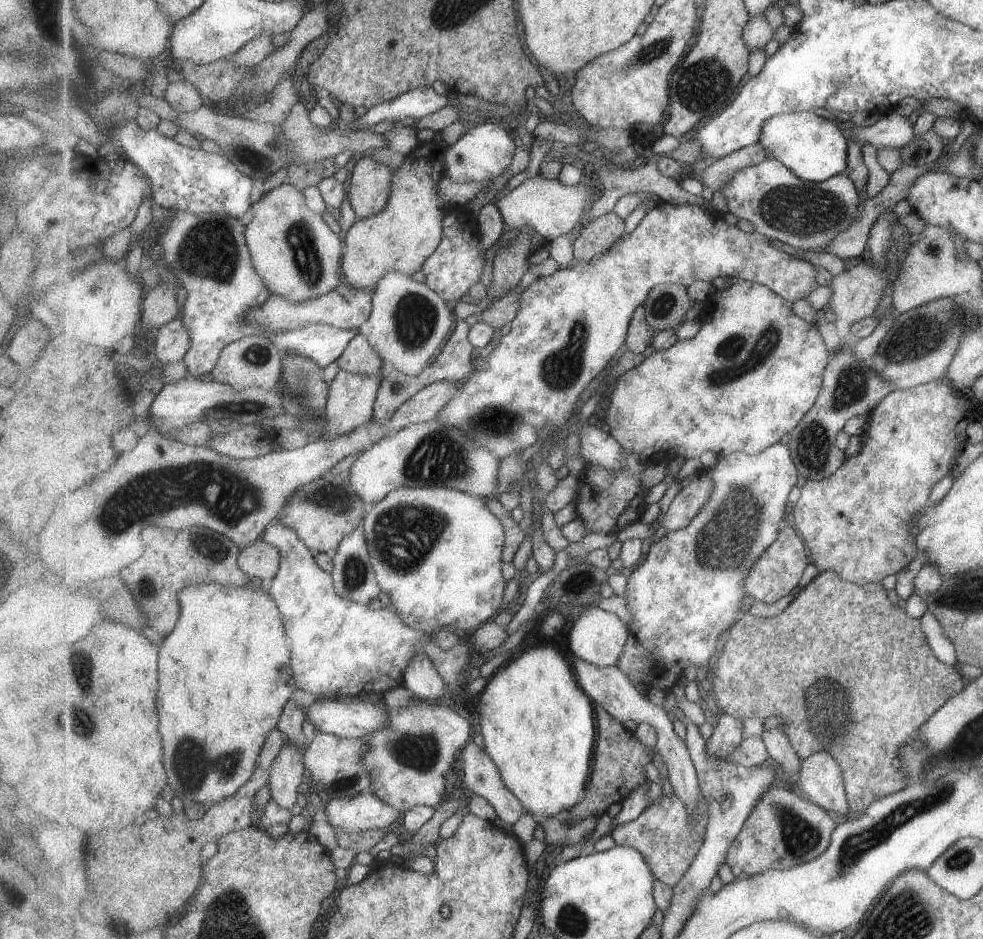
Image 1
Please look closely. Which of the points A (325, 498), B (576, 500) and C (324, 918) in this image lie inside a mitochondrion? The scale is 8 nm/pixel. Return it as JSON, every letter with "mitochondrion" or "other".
{"A":"mitochondrion","B":"other","C":"other"}

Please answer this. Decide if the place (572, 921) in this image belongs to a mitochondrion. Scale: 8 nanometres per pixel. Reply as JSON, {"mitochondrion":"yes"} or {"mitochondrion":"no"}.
{"mitochondrion":"yes"}

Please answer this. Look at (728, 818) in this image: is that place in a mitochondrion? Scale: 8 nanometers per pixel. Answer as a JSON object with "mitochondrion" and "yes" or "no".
{"mitochondrion":"no"}

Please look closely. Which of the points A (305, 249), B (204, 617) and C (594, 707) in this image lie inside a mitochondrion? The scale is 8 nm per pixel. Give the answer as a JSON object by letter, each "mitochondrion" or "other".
{"A":"mitochondrion","B":"other","C":"other"}

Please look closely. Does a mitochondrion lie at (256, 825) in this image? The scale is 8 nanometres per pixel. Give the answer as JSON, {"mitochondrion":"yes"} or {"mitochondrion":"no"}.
{"mitochondrion":"no"}

